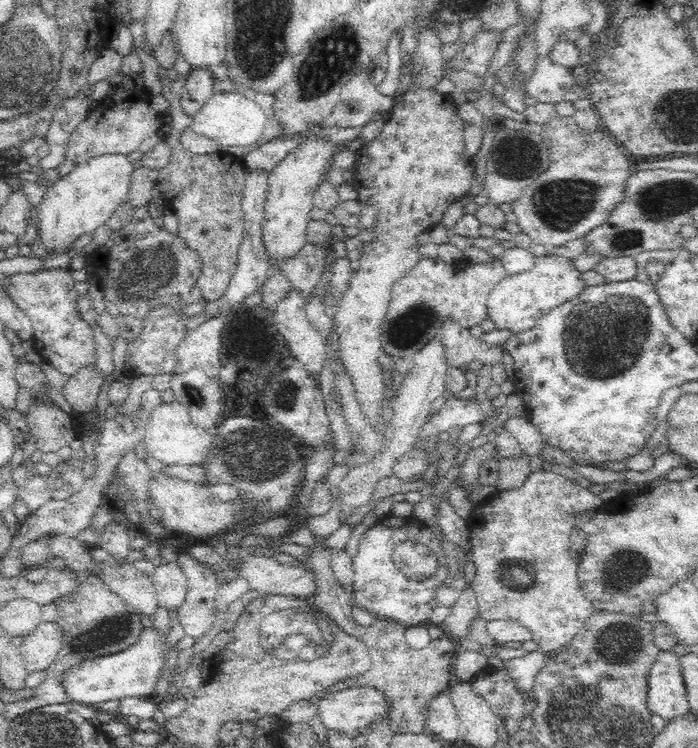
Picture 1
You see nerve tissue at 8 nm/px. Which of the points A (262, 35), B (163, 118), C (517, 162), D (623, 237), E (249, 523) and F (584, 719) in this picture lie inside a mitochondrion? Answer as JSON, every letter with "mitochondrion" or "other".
{"A":"mitochondrion","B":"other","C":"mitochondrion","D":"mitochondrion","E":"other","F":"mitochondrion"}

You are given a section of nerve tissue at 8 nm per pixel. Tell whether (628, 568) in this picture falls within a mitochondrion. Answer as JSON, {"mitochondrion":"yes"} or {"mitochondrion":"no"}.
{"mitochondrion":"yes"}

